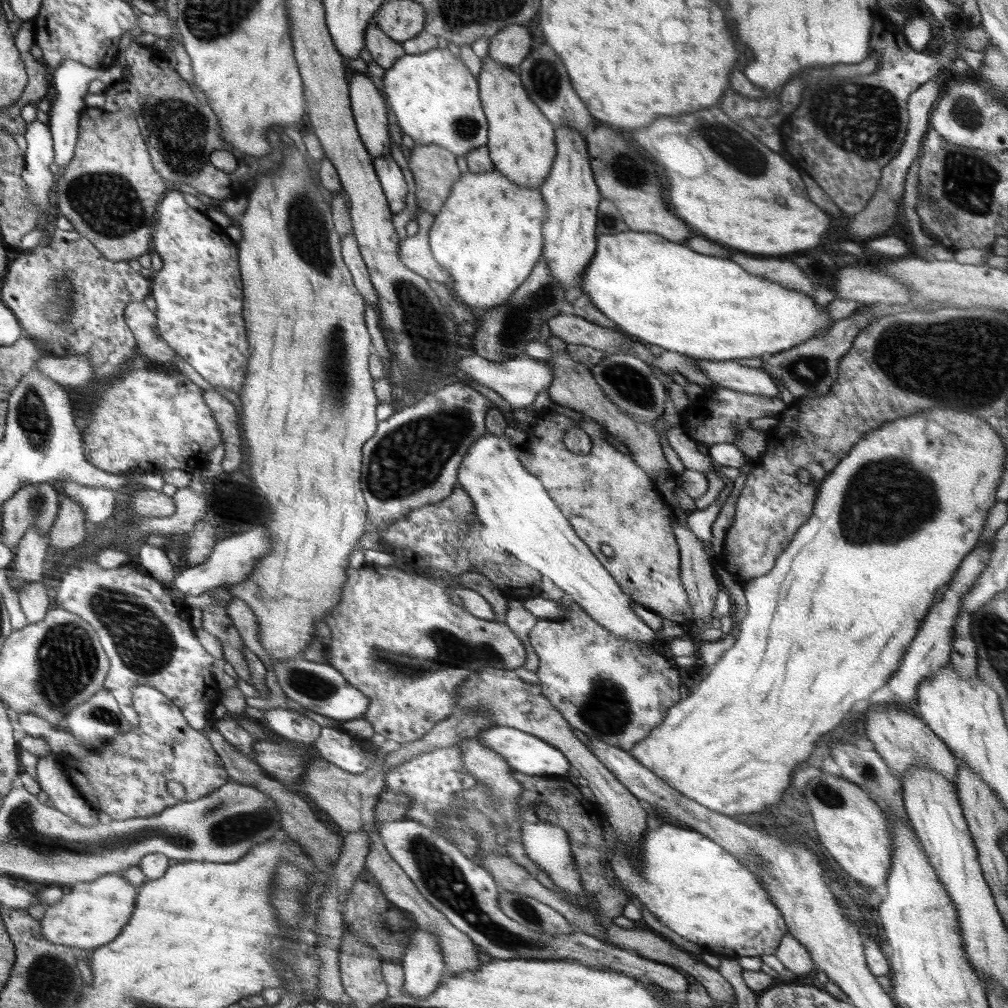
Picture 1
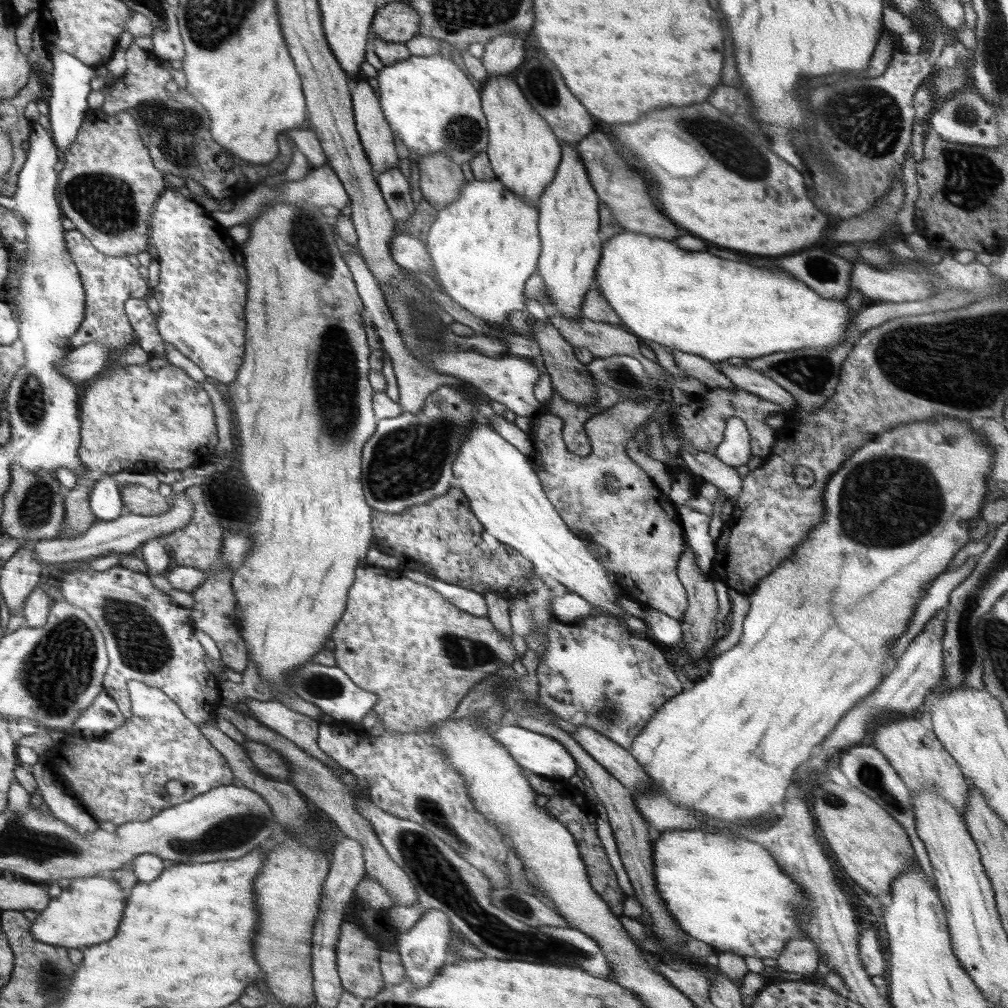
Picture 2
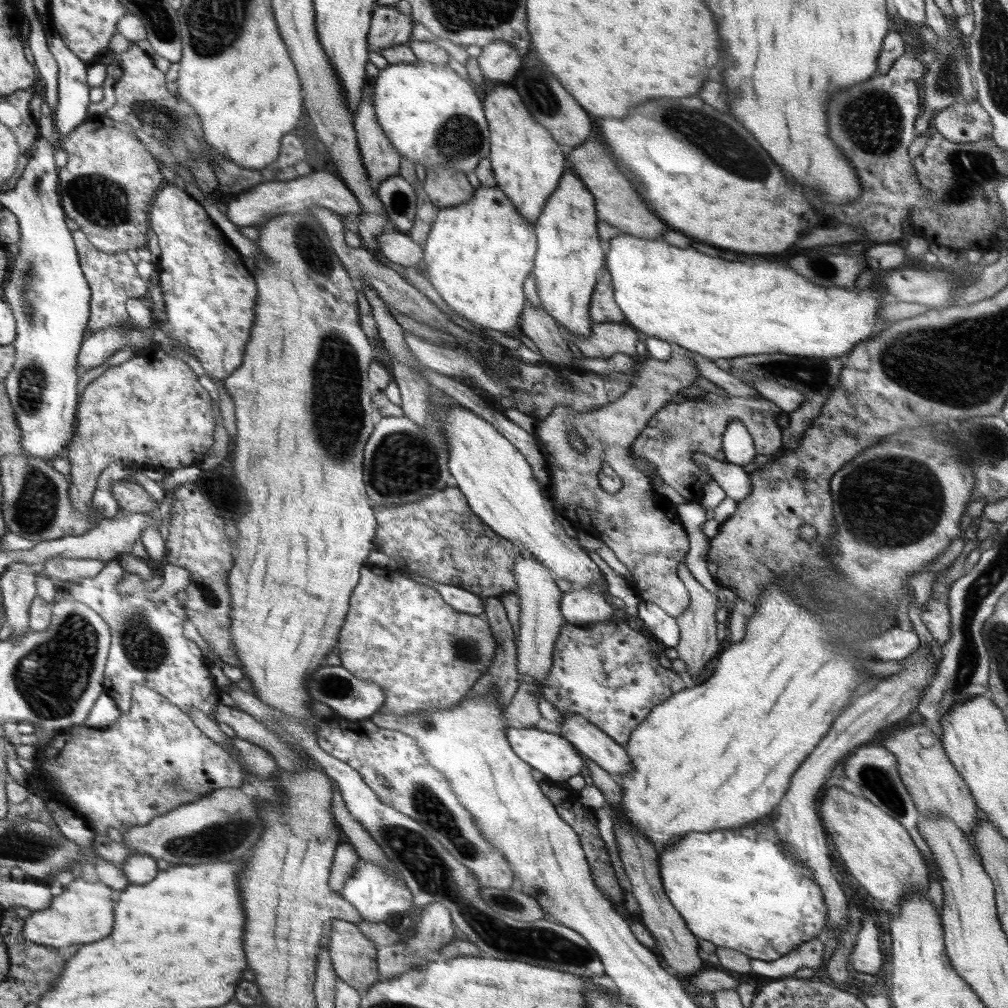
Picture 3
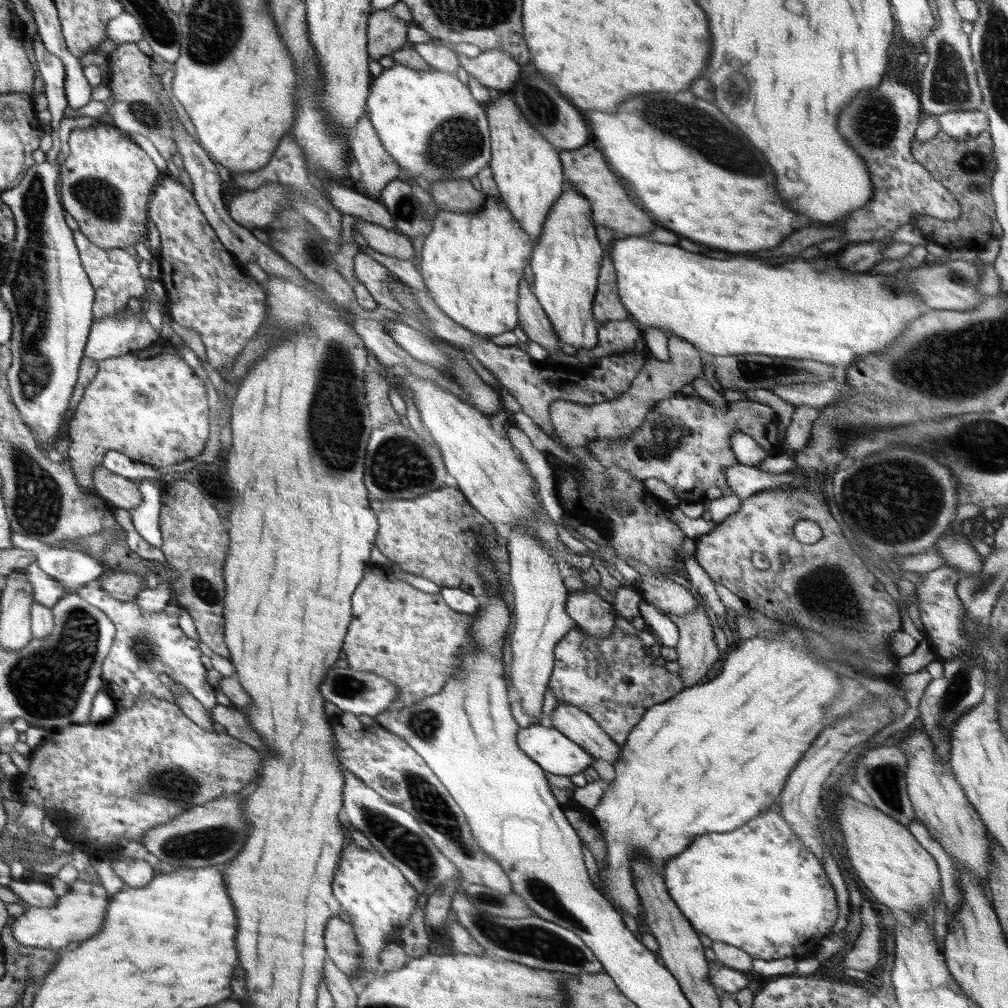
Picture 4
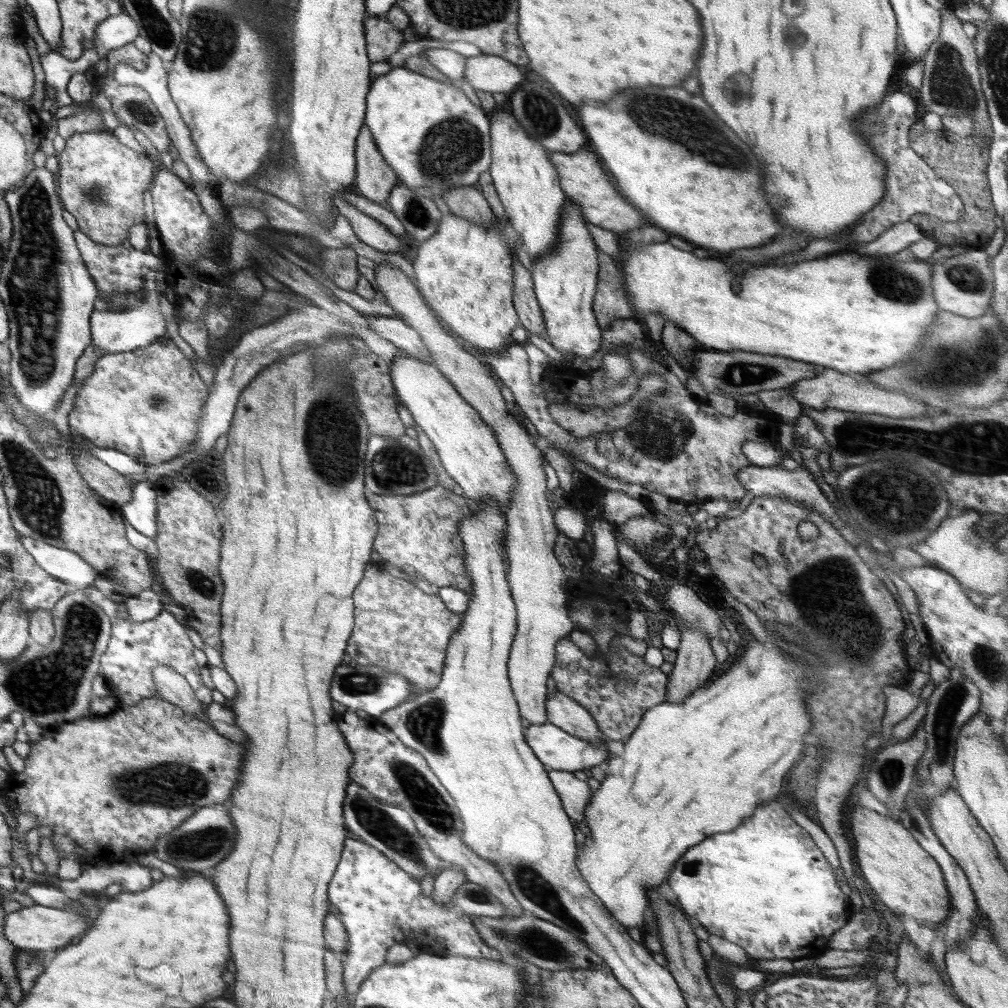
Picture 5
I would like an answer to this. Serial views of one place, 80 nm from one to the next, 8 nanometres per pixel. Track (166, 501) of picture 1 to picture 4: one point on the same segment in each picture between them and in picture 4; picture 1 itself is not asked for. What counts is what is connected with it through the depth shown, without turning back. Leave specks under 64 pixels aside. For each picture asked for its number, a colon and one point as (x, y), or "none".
2: (139, 500)
3: (131, 497)
4: (122, 492)

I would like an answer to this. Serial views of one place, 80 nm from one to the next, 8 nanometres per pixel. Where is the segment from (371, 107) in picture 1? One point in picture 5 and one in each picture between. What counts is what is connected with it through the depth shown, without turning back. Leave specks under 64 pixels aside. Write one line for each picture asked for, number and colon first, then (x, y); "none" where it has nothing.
2: (371, 122)
3: (381, 160)
4: (377, 166)
5: (376, 179)

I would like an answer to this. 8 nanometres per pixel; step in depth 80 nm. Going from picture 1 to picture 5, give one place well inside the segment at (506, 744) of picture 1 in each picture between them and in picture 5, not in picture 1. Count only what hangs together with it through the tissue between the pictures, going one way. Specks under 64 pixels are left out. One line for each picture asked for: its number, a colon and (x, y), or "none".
2: (535, 753)
3: (552, 755)
4: (548, 748)
5: (557, 750)

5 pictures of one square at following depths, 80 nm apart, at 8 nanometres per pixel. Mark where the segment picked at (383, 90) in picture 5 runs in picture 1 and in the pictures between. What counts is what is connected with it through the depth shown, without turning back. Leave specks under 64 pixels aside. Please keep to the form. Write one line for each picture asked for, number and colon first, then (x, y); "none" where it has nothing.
1: (435, 97)
2: (435, 107)
3: (430, 114)
4: (429, 121)

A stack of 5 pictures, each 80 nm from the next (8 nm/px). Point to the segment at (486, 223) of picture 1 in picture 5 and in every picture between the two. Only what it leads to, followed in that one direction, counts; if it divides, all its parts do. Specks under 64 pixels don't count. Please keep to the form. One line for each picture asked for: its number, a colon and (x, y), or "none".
2: (484, 246)
3: (478, 254)
4: (472, 264)
5: (464, 271)

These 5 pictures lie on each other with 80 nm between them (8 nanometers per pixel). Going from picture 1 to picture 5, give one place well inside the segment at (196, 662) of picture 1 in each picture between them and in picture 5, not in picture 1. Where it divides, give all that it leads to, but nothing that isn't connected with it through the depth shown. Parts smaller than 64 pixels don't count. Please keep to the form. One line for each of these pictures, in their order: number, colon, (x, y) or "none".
2: (147, 634)
3: (148, 648)
4: (145, 646)
5: (134, 650)

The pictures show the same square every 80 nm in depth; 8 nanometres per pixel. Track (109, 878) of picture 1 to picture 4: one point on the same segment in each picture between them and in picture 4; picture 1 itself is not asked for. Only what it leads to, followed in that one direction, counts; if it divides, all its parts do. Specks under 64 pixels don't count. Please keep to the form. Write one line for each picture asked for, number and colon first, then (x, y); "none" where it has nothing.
2: (89, 912)
3: (84, 913)
4: (80, 914)

